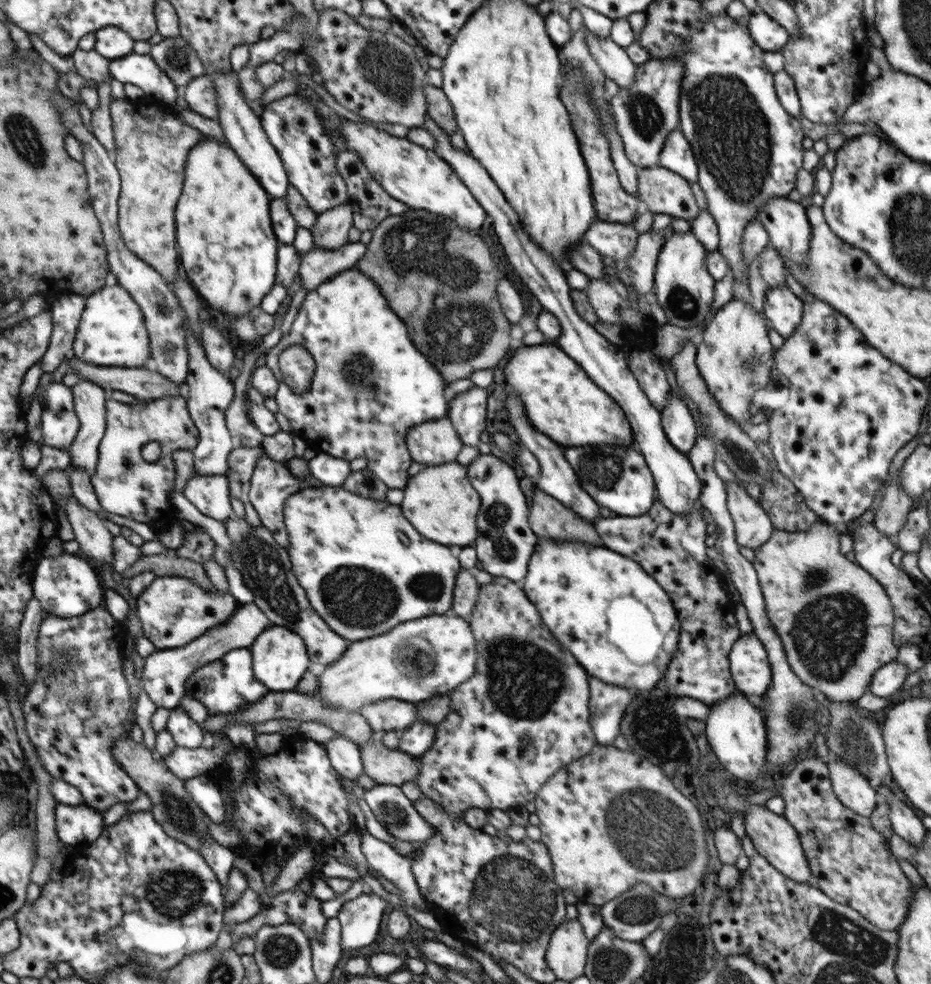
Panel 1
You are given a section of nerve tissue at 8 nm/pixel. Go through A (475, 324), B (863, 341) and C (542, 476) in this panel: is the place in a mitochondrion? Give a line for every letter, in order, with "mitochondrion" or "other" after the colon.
A: mitochondrion
B: other
C: other

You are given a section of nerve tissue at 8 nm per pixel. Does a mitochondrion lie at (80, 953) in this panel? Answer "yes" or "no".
no

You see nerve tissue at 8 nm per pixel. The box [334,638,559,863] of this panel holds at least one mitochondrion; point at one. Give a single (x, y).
(391, 813)

